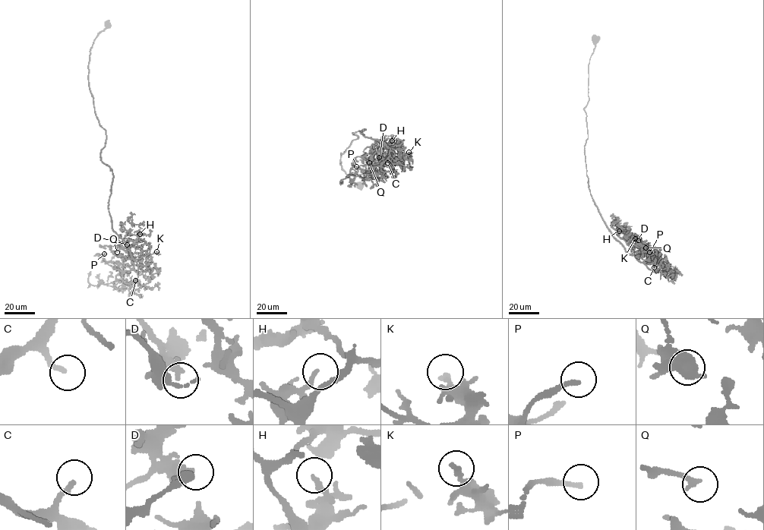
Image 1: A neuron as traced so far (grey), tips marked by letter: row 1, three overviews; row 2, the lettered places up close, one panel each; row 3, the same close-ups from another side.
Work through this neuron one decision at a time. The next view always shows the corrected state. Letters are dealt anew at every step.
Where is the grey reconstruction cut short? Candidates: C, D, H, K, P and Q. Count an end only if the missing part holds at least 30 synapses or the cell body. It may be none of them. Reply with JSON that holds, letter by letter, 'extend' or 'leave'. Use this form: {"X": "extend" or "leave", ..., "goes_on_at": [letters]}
{"C": "extend", "D": "leave", "H": "leave", "K": "leave", "P": "extend", "Q": "extend", "goes_on_at": ["C", "P", "Q"]}

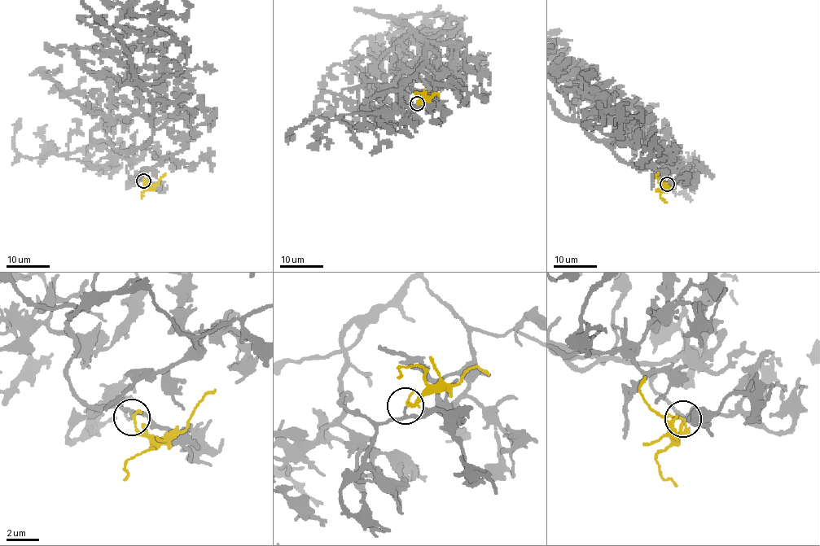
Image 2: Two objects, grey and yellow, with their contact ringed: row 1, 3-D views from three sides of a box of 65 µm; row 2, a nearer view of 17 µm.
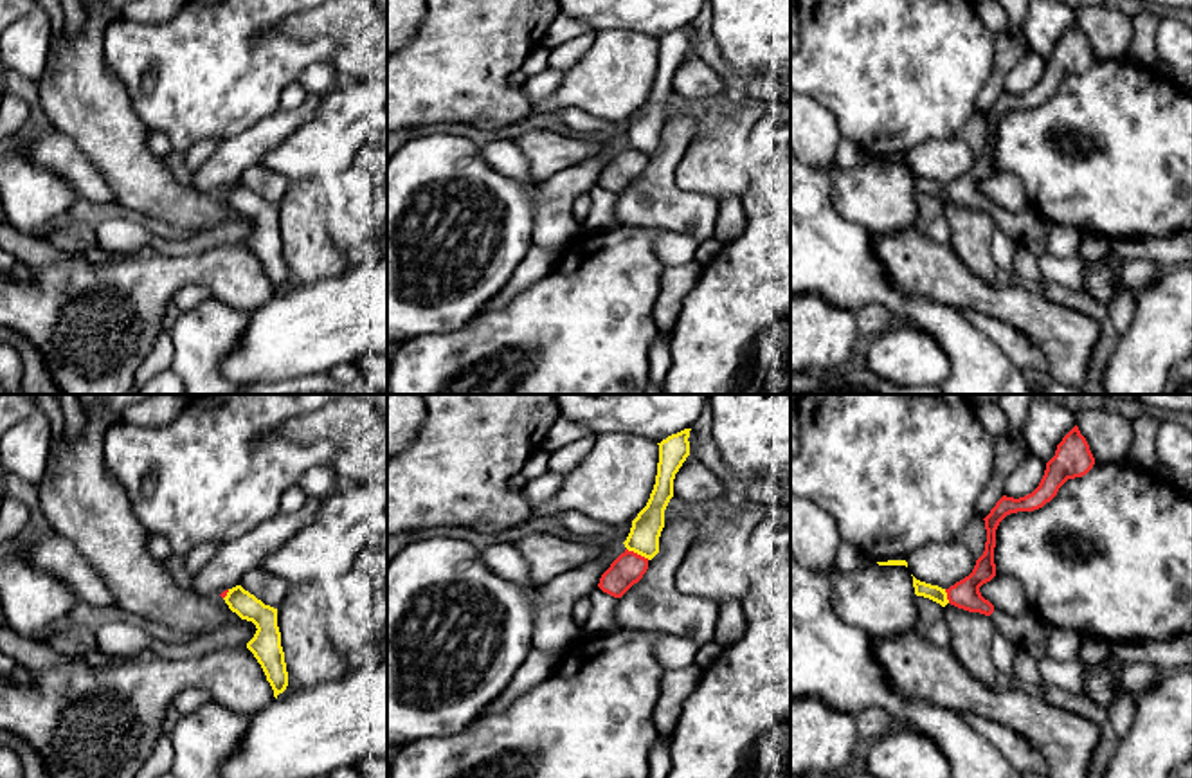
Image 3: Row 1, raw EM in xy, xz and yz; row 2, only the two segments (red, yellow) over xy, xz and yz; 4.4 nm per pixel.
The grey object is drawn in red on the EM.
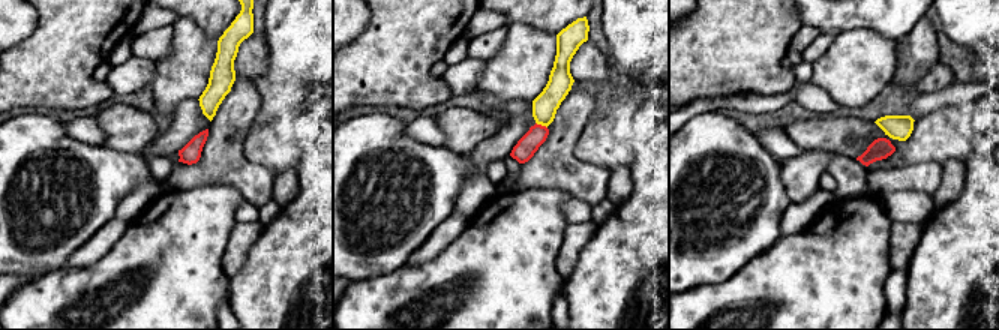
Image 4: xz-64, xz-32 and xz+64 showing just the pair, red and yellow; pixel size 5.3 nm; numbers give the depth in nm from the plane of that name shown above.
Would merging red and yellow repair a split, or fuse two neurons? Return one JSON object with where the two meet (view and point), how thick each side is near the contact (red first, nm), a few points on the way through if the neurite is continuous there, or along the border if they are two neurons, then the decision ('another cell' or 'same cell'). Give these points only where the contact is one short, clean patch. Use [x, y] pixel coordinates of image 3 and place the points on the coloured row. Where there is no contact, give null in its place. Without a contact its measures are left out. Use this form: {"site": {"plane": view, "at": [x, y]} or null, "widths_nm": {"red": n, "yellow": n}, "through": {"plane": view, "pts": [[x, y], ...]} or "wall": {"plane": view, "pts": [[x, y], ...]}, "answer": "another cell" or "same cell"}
{"site": {"plane": "xz", "at": [636, 553]}, "widths_nm": {"red": 140, "yellow": 140}, "wall": {"plane": "xz", "pts": [[627, 548], [649, 559]]}, "answer": "another cell"}

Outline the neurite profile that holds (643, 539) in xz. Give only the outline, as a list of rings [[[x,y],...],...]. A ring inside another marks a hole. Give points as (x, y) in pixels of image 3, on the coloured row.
[[[684,429],[657,443],[659,463],[654,490],[646,506],[632,520],[630,533],[623,542],[628,551],[634,551],[648,560],[659,553],[659,537],[664,528],[664,510],[673,497],[673,479],[690,456],[690,430],[691,429]]]

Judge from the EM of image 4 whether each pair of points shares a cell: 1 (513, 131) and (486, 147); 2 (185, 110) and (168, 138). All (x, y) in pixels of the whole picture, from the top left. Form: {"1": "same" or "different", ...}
{"1": "same", "2": "same"}

